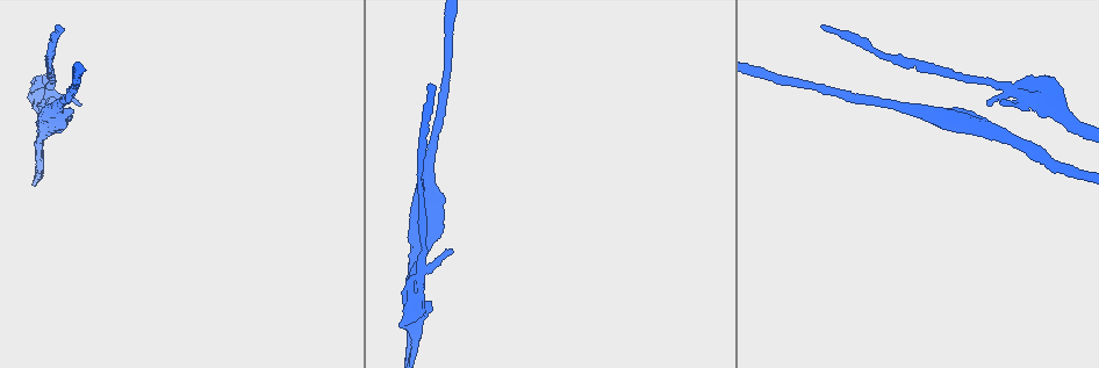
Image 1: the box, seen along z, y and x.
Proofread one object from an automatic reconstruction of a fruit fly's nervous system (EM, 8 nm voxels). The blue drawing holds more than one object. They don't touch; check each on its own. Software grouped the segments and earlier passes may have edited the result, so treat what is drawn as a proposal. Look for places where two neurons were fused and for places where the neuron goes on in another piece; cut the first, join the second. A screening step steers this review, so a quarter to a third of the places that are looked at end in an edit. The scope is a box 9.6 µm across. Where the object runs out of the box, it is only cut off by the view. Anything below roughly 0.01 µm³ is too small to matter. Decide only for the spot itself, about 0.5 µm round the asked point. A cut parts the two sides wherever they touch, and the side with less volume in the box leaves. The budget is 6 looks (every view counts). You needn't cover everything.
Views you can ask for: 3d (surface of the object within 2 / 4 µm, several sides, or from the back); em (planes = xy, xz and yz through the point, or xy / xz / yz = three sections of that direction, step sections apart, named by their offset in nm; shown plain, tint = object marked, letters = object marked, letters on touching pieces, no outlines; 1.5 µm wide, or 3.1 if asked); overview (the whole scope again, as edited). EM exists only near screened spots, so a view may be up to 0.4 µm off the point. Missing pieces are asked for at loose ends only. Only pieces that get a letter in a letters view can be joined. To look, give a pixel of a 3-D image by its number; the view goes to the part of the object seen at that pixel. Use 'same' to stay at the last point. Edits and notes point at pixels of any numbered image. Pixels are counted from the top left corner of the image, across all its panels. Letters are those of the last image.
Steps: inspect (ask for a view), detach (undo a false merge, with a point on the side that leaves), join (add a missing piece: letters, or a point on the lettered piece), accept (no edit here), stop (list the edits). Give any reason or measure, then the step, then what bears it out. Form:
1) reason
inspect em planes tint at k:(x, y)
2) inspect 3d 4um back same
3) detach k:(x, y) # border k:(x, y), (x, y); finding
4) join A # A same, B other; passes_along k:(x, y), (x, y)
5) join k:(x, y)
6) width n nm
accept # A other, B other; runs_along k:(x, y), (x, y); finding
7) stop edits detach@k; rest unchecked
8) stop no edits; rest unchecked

inspect 3d 4um at 1:(47, 64)

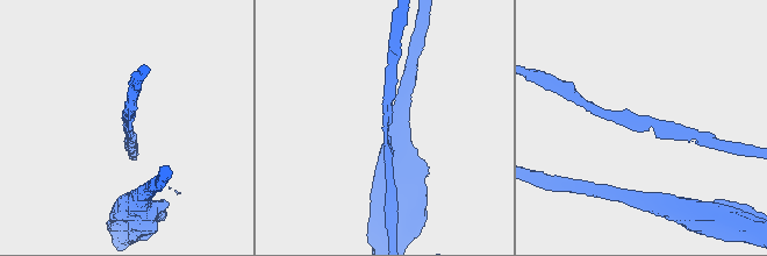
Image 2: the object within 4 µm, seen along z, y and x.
inspect em planes tint at 2:(385, 132)

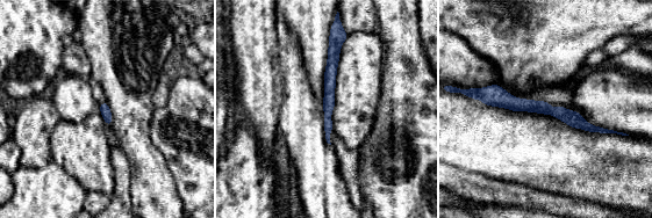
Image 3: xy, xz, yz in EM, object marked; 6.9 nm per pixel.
what lies round it
inspect em planes letters same

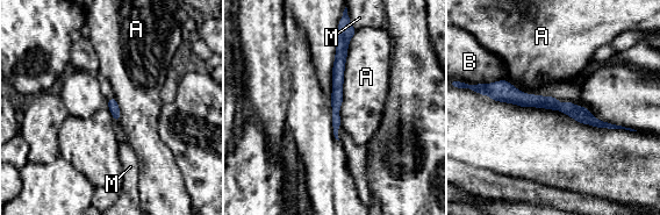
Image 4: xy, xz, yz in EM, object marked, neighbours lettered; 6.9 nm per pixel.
width 70 nm
accept # A other, B other, M other; runs_along 4:(489, 88), (610, 126); all the same neuron

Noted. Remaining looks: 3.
long arm stops here
inspect em planes letters at 1:(56, 24)

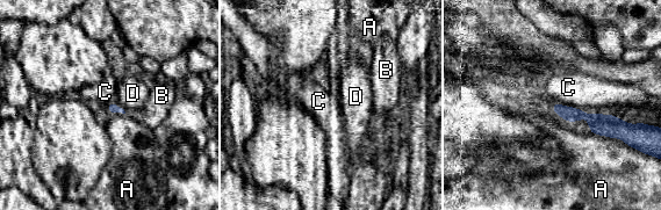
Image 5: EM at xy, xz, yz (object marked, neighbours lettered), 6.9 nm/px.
accept # A other, B other, C other, D other; runs_along 5:(555, 106), (598, 123), (620, 123); none of them fits

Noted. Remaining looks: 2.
sudden change in width
inspect 3d 4um at 1:(1087, 127)

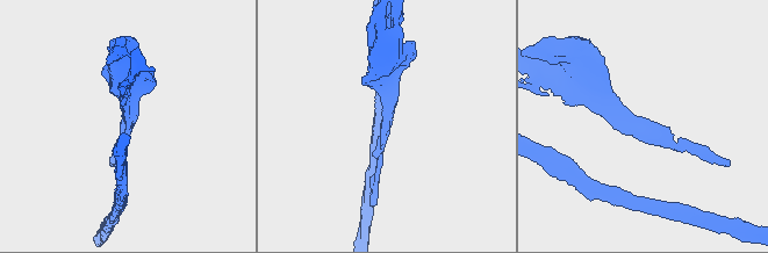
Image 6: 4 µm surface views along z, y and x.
shape alone is not enough
inspect em planes letters at 6:(389, 121)

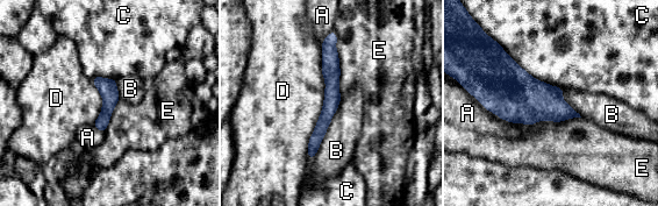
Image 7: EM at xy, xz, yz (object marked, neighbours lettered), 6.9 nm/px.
longest_contact D 800 nm
accept # A other, B other, C other, D other, E other; border 7:(341, 98), (319, 149), (310, 161); continuous, no second neuron

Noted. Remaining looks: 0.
stop no edits; rest unchecked

